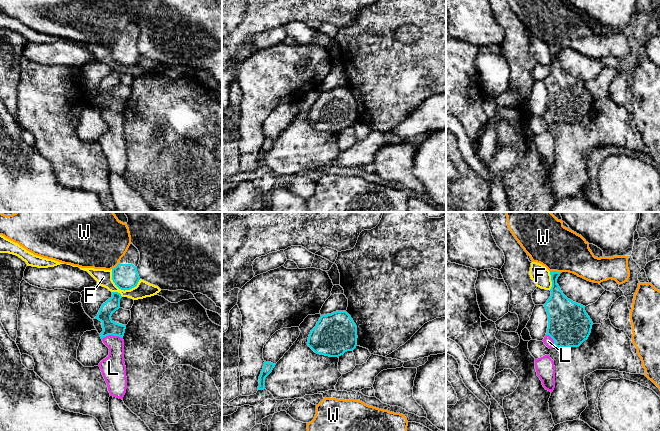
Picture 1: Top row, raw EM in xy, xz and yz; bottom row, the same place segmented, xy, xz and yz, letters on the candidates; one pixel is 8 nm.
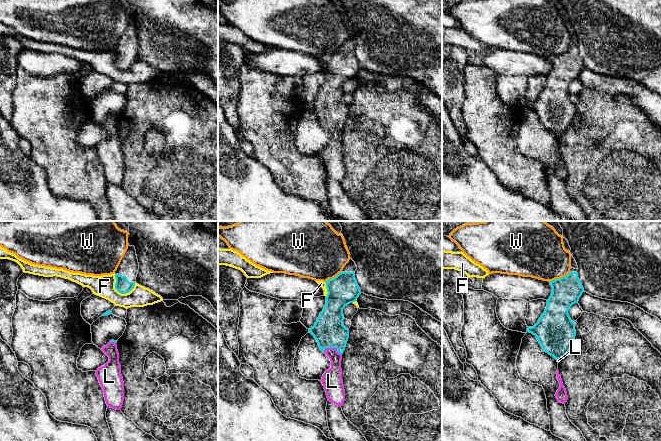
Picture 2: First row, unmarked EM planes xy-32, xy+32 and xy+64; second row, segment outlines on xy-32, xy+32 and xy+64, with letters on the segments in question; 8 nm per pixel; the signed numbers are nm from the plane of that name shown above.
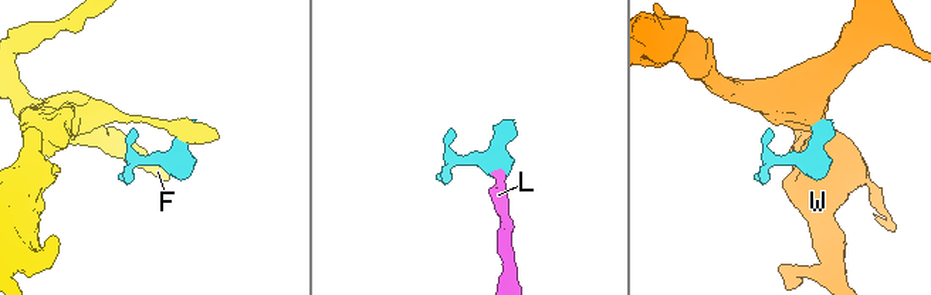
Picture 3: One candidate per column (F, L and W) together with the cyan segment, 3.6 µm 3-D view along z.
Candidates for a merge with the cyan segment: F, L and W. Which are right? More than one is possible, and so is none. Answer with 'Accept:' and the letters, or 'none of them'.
Accept: L

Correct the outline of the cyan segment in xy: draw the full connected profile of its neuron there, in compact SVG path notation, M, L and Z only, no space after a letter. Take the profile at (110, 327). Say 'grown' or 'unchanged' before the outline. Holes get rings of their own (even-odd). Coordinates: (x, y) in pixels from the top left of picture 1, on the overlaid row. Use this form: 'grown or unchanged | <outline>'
grown | M112 292L112 297L102 304L95 319L102 322L100 337L109 348L109 355L99 363L107 383L110 396L123 399L127 389L126 366L124 363L124 340L126 325L114 322L112 314L120 308L121 294Z

